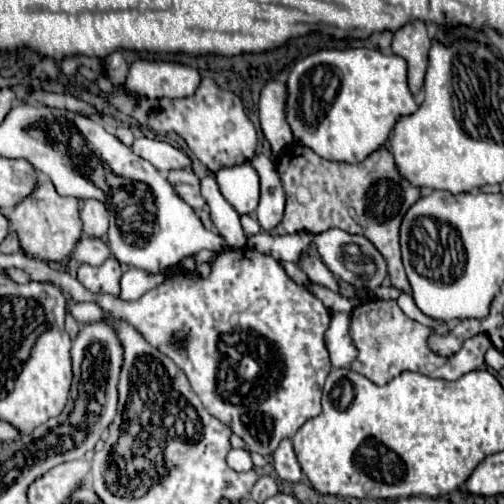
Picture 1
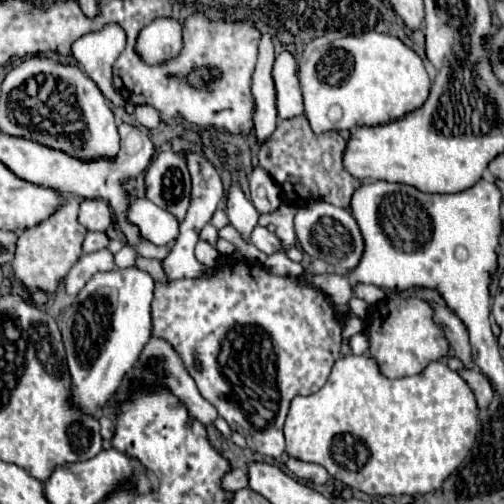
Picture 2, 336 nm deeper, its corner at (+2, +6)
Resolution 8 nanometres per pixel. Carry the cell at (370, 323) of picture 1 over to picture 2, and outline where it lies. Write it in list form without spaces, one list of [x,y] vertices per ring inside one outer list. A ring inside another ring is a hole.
[[[391,296],[377,304],[367,320],[365,336],[369,340],[369,356],[379,364],[379,370],[387,378],[415,376],[435,360],[449,354],[449,344],[441,328],[431,320],[431,306],[419,298]]]

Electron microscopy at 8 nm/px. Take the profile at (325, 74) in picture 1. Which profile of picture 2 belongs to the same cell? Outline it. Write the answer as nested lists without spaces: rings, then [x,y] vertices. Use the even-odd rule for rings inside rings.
[[[367,30],[361,36],[347,36],[337,38],[337,34],[327,34],[315,38],[305,46],[305,52],[299,60],[299,82],[305,100],[305,116],[309,118],[311,128],[317,134],[327,134],[331,130],[351,130],[355,126],[375,126],[395,118],[405,116],[411,110],[417,110],[429,96],[431,80],[421,62],[421,58],[407,48],[399,38],[379,34],[375,30]],[[337,106],[339,118],[331,120],[329,108]]]

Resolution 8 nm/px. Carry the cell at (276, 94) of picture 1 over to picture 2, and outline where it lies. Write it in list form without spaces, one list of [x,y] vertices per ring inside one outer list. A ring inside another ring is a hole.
[[[281,52],[273,64],[273,82],[277,94],[277,116],[279,120],[295,118],[303,114],[303,96],[299,90],[297,62],[293,54]]]

